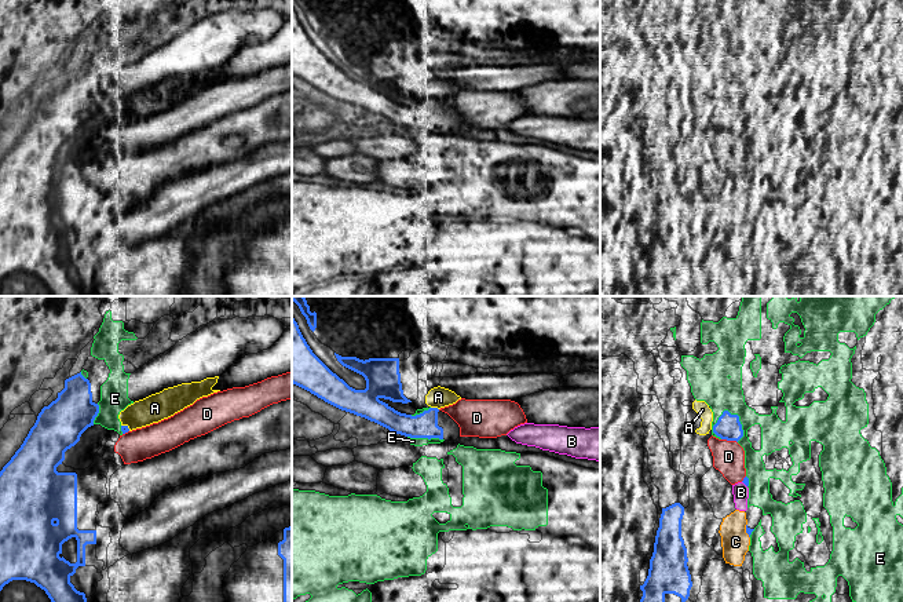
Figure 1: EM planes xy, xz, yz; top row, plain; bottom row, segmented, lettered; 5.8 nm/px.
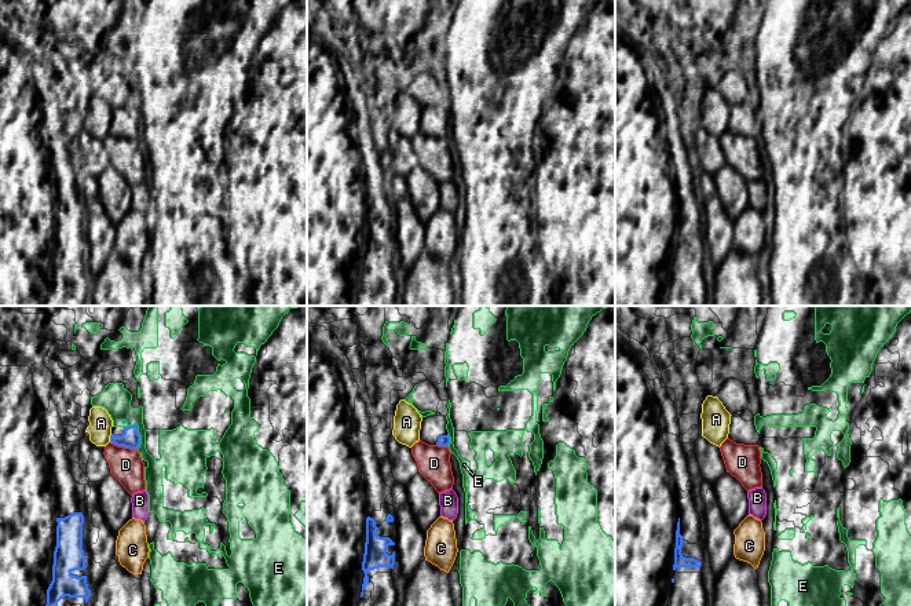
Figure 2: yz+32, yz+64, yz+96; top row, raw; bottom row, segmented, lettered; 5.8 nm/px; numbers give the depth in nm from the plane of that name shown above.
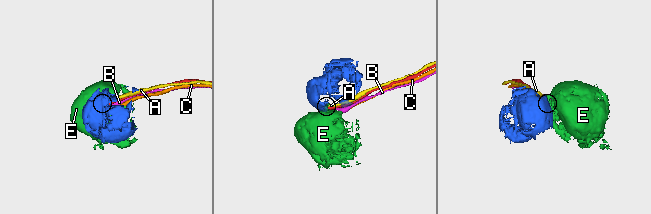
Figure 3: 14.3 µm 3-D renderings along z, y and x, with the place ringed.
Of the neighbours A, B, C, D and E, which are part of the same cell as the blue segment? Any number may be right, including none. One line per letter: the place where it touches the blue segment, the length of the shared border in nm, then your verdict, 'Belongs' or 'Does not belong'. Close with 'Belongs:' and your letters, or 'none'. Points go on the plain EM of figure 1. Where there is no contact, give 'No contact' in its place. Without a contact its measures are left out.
A: Touches blue at xz (435, 99). Shared border 50 nm. Does not belong
B: Touches blue at yz (744, 174). Shared border 50 nm. Does not belong
C: Touches blue at yz (746, 222). Shared border 90 nm. Does not belong
D: Touches blue at yz (730, 131). Shared border 100 nm. Does not belong
E: Touches blue at yz (739, 113). Shared border 200 nm. Does not belong
Belongs: none

